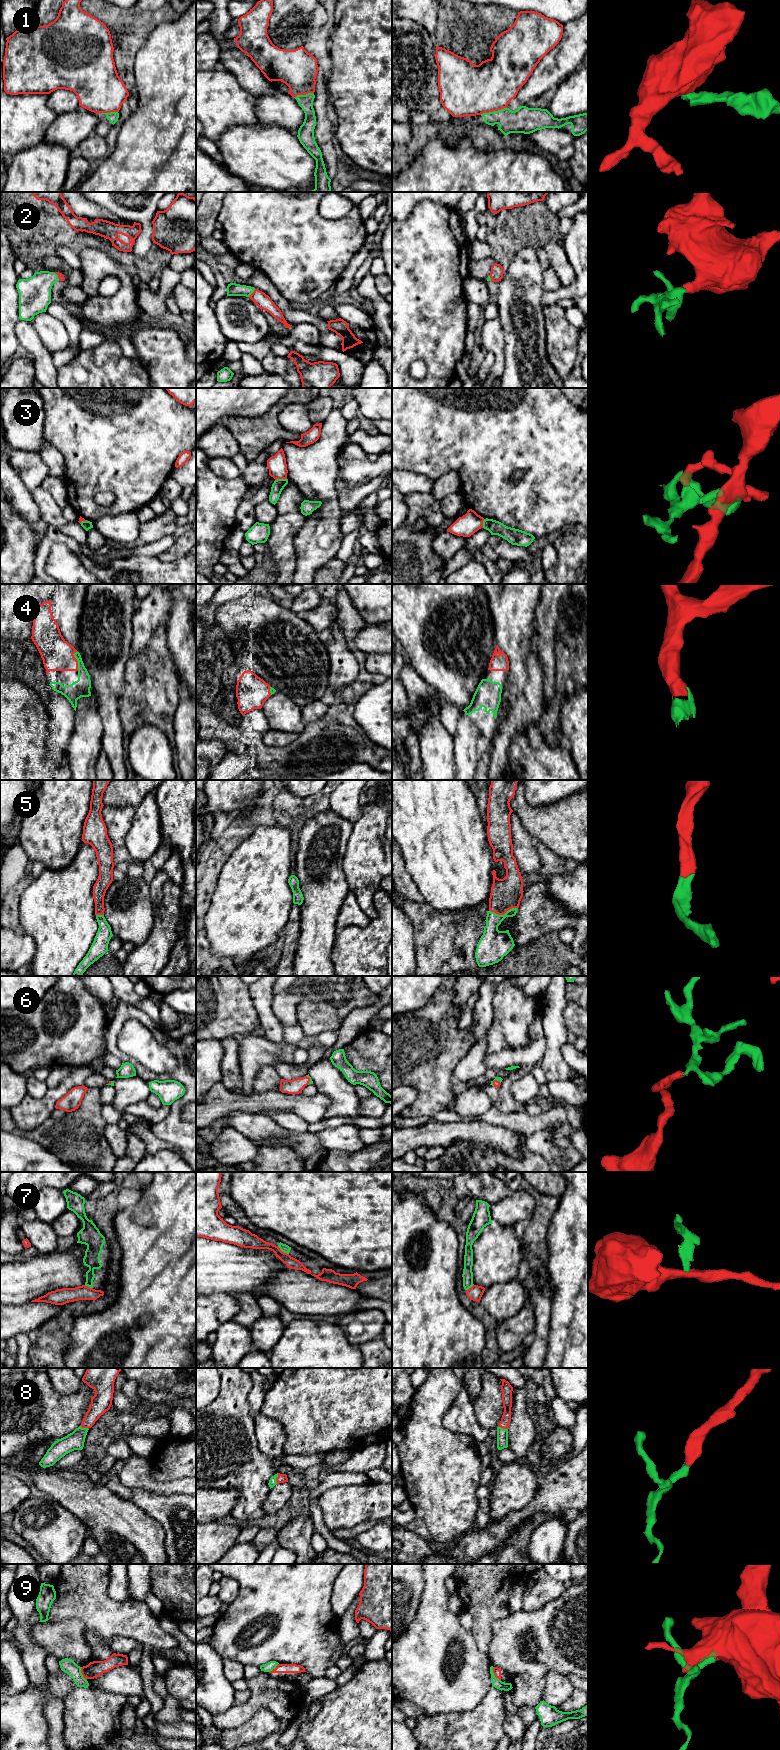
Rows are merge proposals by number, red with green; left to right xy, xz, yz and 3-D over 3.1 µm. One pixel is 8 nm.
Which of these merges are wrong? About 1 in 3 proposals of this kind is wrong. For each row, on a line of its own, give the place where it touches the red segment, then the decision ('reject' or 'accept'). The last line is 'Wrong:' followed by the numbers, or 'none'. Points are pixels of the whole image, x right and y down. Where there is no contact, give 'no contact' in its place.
1: contact yz (493, 110); reject
2: contact xz (252, 293); accept
3: contact xz (280, 478); reject
4: contact xy (77, 661); accept
5: contact yz (503, 914); accept
6: contact yz (496, 1080); accept
7: contact xz (283, 1252); reject
8: contact xz (276, 1478); accept
9: contact yz (494, 1674); reject
Wrong: 1, 3, 7, 9

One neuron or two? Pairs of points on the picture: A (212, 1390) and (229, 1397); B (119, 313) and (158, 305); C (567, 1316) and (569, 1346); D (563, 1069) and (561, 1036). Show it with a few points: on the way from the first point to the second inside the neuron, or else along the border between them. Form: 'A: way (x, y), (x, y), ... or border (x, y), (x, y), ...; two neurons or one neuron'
A: border (221, 1378), (218, 1396), (206, 1407); two neurons
B: border (137, 289), (137, 300), (141, 309); two neurons
C: way (569, 1323), (569, 1339); one neuron
D: way (556, 1061), (556, 1044); one neuron

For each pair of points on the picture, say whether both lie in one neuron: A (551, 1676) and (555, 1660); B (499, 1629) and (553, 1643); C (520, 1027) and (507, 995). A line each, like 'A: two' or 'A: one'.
A: two
B: one
C: one

